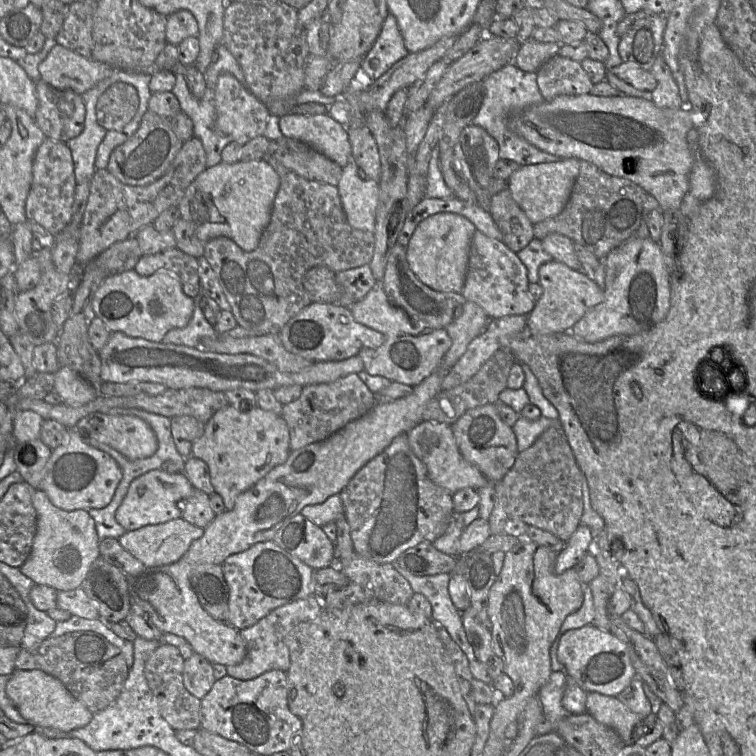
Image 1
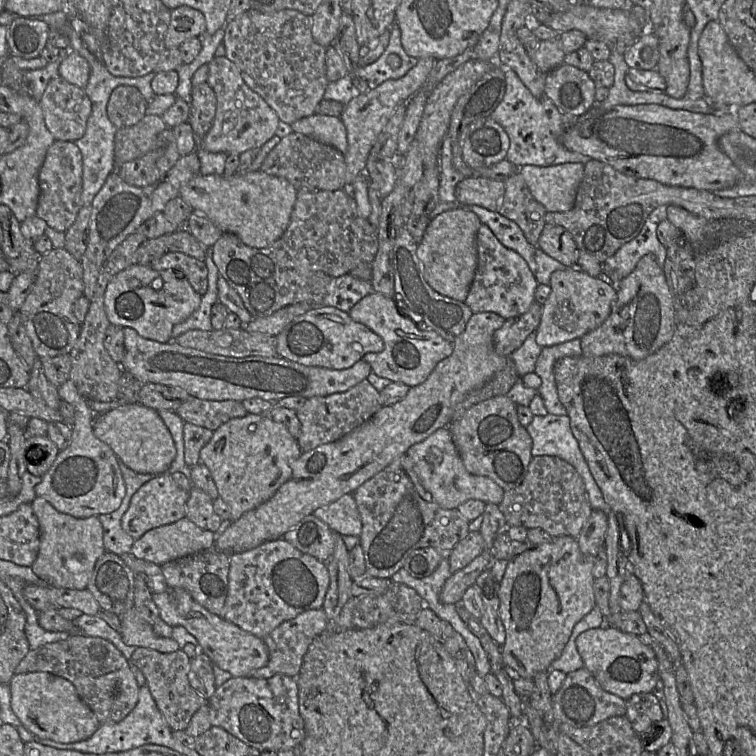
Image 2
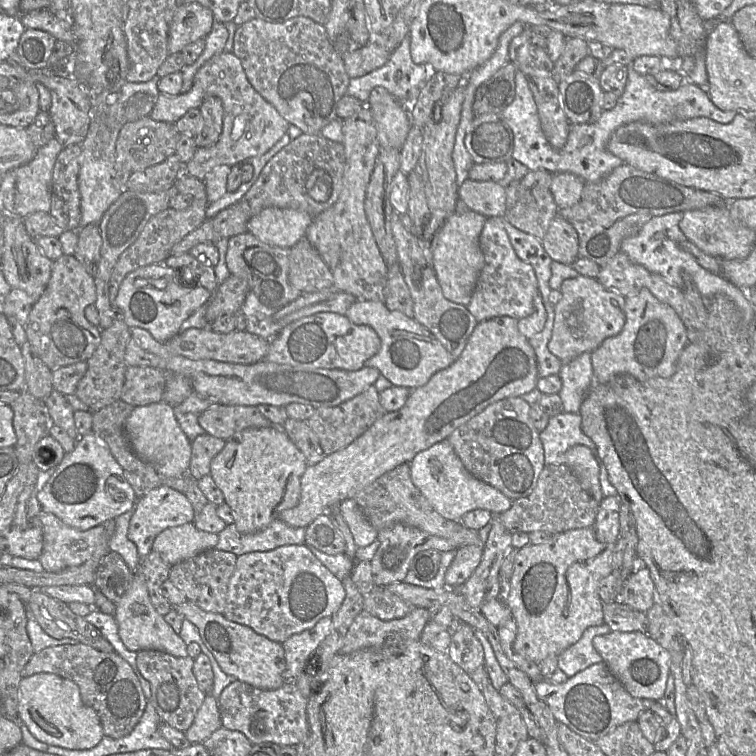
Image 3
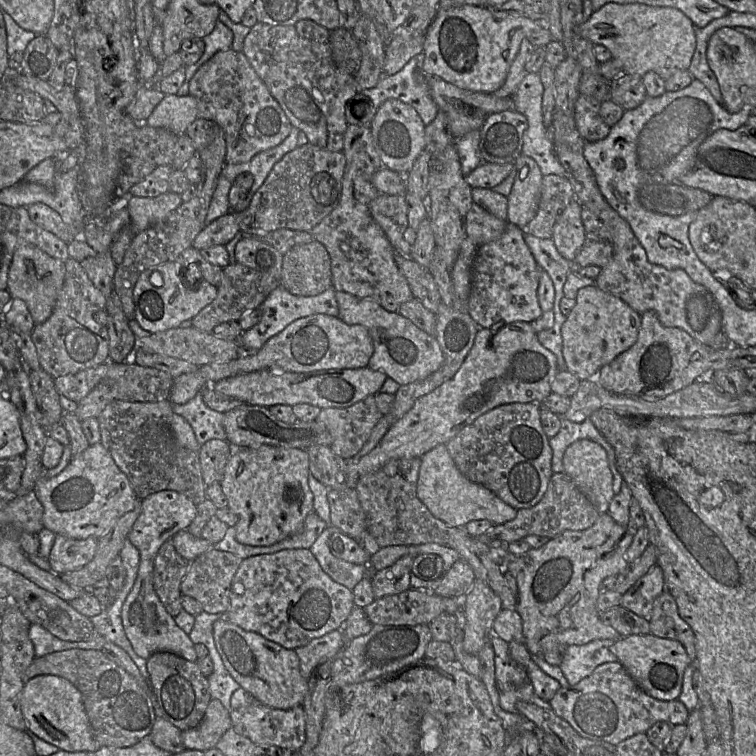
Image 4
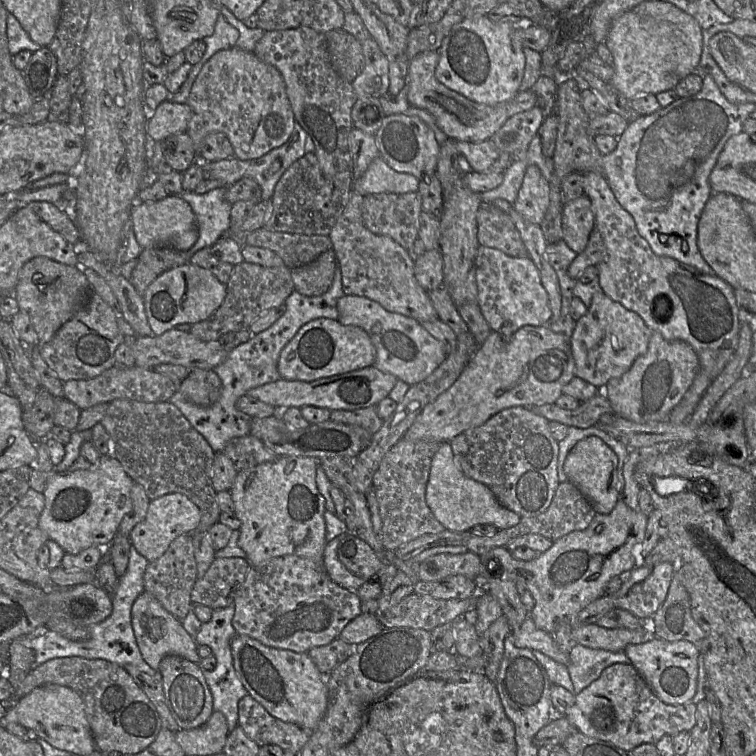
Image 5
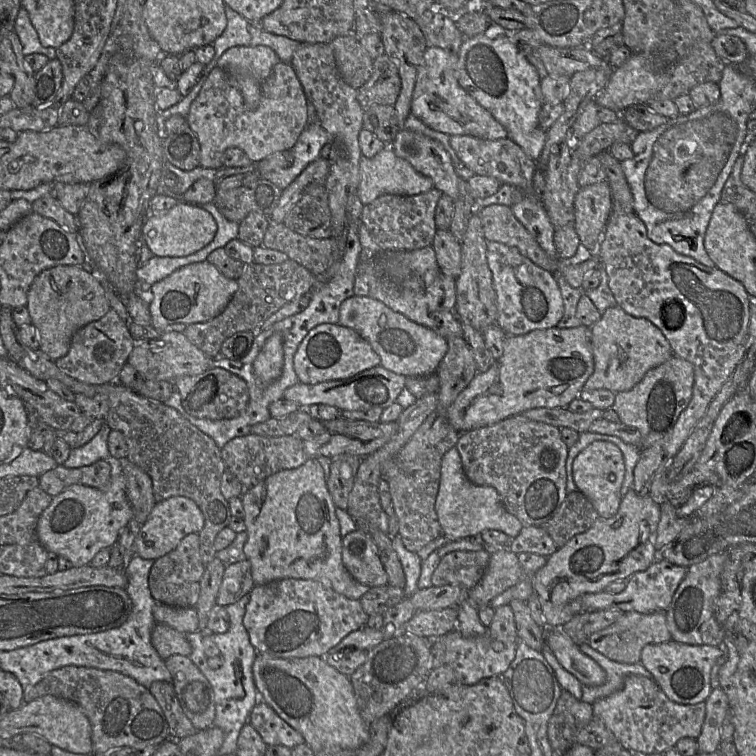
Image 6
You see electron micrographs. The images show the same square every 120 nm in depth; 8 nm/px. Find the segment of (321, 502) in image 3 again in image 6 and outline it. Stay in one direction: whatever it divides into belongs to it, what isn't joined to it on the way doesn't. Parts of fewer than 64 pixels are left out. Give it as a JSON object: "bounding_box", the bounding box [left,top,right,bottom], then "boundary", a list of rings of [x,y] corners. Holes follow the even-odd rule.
{"bounding_box":[447,327,593,433],"boundary":[[[553,327],[506,336],[502,356],[486,372],[475,375],[448,408],[447,418],[463,433],[534,408],[568,408],[593,371],[590,327]]]}

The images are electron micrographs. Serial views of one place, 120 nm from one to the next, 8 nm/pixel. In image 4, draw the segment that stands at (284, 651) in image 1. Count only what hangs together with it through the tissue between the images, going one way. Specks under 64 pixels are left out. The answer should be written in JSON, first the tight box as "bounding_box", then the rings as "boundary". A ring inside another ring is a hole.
{"bounding_box":[295,629,346,679],"boundary":[[[341,629],[333,630],[322,637],[315,638],[310,641],[307,645],[298,647],[295,649],[296,654],[300,661],[300,672],[303,677],[309,679],[312,676],[318,678],[316,672],[316,667],[324,663],[327,660],[334,659],[337,654],[343,649],[346,644],[345,636],[343,635]]]}

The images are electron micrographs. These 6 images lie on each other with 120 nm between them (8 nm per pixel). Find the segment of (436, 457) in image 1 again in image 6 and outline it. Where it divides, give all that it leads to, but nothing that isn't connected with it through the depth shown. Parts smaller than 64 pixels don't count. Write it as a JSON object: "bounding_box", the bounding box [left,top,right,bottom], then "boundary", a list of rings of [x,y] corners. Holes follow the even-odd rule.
{"bounding_box":[435,447,523,541],"boundary":[[[456,447],[449,449],[442,457],[435,510],[443,529],[443,535],[447,536],[450,541],[480,537],[480,533],[486,529],[499,530],[514,538],[523,528],[522,522],[505,509],[495,488],[476,485],[468,479]]]}

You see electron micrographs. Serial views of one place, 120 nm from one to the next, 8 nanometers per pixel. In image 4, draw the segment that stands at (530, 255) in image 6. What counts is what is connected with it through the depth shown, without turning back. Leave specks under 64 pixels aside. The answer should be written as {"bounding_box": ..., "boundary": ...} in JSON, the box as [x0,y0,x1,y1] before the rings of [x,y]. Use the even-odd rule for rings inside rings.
{"bounding_box":[465,204,507,245],"boundary":[[[473,204],[465,218],[465,230],[478,245],[484,245],[501,238],[505,232],[507,220],[499,219],[485,208]]]}

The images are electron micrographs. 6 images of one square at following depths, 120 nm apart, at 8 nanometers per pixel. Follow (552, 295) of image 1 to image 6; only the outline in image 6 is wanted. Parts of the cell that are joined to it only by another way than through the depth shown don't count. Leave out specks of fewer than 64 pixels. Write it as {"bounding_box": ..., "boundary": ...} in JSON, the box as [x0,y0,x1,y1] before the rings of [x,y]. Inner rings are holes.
{"bounding_box":[584,306,674,392],"boundary":[[[619,306],[608,308],[598,322],[590,327],[594,359],[594,371],[584,385],[585,390],[607,389],[624,392],[638,384],[645,374],[667,361],[674,355],[673,350],[662,332],[646,318],[637,318],[626,313]]]}

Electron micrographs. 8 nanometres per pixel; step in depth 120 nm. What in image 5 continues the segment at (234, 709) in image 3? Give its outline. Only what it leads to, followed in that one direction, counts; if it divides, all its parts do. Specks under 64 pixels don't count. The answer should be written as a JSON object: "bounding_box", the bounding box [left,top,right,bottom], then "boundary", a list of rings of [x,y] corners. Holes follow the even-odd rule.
{"bounding_box":[238,694,310,750],"boundary":[[[249,694],[238,703],[238,725],[259,746],[275,744],[284,750],[299,750],[310,737],[301,726],[272,716]]]}

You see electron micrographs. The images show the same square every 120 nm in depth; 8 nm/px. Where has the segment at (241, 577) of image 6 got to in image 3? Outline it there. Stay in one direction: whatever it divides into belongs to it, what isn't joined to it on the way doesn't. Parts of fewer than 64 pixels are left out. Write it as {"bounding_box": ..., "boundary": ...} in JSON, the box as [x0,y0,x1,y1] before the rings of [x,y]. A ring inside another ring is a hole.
{"bounding_box":[168,548,237,614],"boundary":[[[216,548],[208,549],[172,565],[168,579],[184,593],[187,600],[202,610],[223,614],[226,607],[229,580],[235,569],[236,560],[237,556],[231,552]]]}

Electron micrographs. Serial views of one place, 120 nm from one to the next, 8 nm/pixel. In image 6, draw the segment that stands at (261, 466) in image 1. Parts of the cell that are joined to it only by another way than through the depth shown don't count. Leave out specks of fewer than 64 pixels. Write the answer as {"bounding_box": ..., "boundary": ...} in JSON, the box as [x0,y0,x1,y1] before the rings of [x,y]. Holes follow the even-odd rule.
{"bounding_box":[241,458,370,600],"boundary":[[[309,458],[301,466],[281,470],[241,495],[245,515],[247,541],[244,544],[246,559],[251,563],[255,585],[285,579],[311,579],[353,600],[360,600],[370,587],[357,582],[342,562],[342,536],[335,510],[336,506],[327,488],[324,470],[316,458]]]}

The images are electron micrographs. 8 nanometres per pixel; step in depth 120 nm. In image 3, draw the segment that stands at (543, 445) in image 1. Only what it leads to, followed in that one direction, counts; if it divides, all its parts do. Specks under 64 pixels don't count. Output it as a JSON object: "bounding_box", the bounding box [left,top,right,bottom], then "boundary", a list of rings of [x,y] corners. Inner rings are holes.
{"bounding_box":[499,464,599,535],"boundary":[[[565,464],[545,465],[533,492],[528,497],[512,500],[510,509],[500,514],[499,520],[510,534],[542,531],[555,535],[573,529],[592,527],[598,509],[599,502],[582,488]]]}

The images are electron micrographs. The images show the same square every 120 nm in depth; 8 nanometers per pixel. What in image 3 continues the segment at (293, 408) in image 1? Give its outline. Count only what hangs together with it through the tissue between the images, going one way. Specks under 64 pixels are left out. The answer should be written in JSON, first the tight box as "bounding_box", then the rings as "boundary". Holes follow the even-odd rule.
{"bounding_box":[306,386,385,455],"boundary":[[[369,386],[362,393],[337,406],[316,408],[306,422],[318,437],[324,454],[329,455],[351,444],[385,413],[380,404],[379,392],[374,386]]]}

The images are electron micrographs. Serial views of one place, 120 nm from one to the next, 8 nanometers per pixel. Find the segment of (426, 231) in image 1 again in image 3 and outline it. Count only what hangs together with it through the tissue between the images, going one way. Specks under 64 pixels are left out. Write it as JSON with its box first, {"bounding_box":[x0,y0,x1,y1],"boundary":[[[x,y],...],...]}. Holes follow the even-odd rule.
{"bounding_box":[432,211,487,304],"boundary":[[[455,211],[448,216],[435,238],[432,267],[443,295],[450,301],[469,304],[478,277],[484,266],[484,255],[480,247],[480,235],[487,218],[475,211]]]}

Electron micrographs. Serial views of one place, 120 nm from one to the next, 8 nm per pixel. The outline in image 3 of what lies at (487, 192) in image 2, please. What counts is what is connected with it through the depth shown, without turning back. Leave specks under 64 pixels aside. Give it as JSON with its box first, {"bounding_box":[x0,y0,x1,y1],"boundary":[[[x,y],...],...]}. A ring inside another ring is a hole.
{"bounding_box":[458,178,507,217],"boundary":[[[468,178],[458,188],[459,198],[469,210],[485,217],[505,217],[507,192],[500,182],[476,181]]]}

